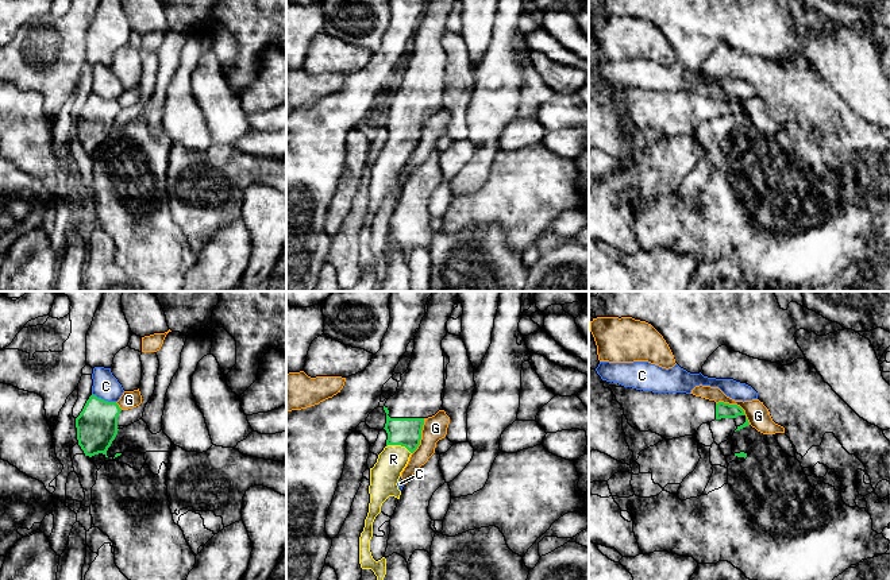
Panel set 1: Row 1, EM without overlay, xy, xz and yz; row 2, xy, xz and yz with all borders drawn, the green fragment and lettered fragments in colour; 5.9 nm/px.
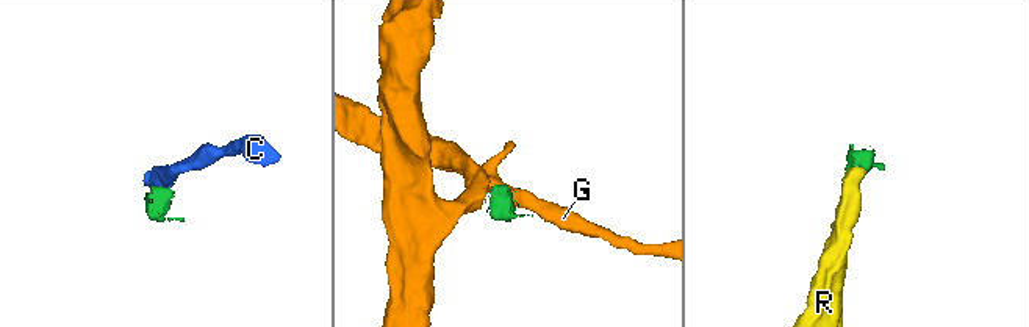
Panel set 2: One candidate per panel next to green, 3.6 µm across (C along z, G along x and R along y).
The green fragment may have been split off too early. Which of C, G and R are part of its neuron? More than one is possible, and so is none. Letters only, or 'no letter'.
R

